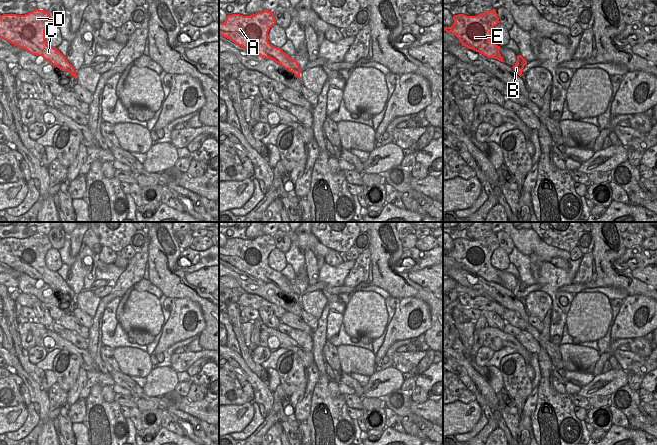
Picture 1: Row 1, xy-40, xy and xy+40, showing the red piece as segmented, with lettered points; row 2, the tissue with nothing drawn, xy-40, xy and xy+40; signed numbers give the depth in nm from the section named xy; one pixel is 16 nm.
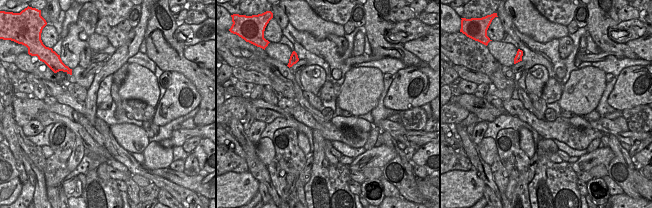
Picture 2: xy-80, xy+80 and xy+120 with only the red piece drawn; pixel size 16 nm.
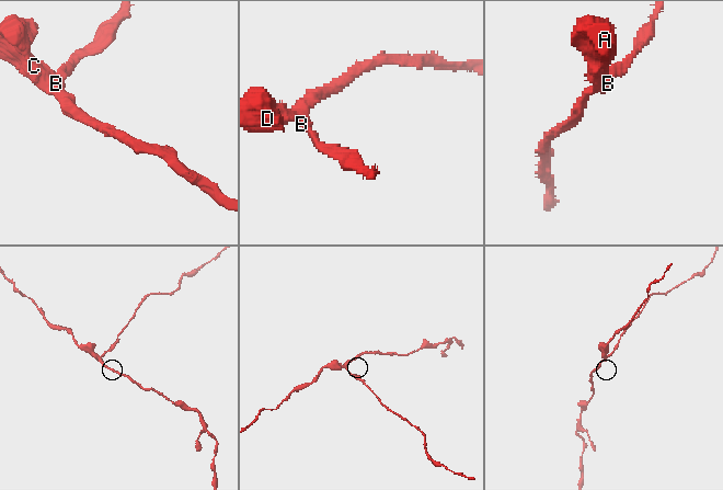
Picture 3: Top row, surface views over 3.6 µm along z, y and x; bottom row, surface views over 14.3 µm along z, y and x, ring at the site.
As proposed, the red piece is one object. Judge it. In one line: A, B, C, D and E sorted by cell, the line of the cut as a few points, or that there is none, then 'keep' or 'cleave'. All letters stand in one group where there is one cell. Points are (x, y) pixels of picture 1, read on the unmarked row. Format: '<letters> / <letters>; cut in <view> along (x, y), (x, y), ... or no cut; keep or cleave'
A C D E / B; cut in xy along (292, 283), (292, 289), (288, 293); cleave

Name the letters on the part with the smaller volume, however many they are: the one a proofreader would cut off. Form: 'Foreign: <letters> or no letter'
Foreign: B

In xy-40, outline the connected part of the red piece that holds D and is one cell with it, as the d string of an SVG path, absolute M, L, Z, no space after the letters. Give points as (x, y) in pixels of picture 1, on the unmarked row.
M33 234L25 239L3 238L0 240L0 262L30 278L42 280L62 295L71 295L76 303L76 294L66 281L47 269L45 255L52 248L48 235Z

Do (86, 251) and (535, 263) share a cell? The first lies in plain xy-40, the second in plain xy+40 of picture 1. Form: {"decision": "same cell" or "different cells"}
{"decision": "same cell"}

